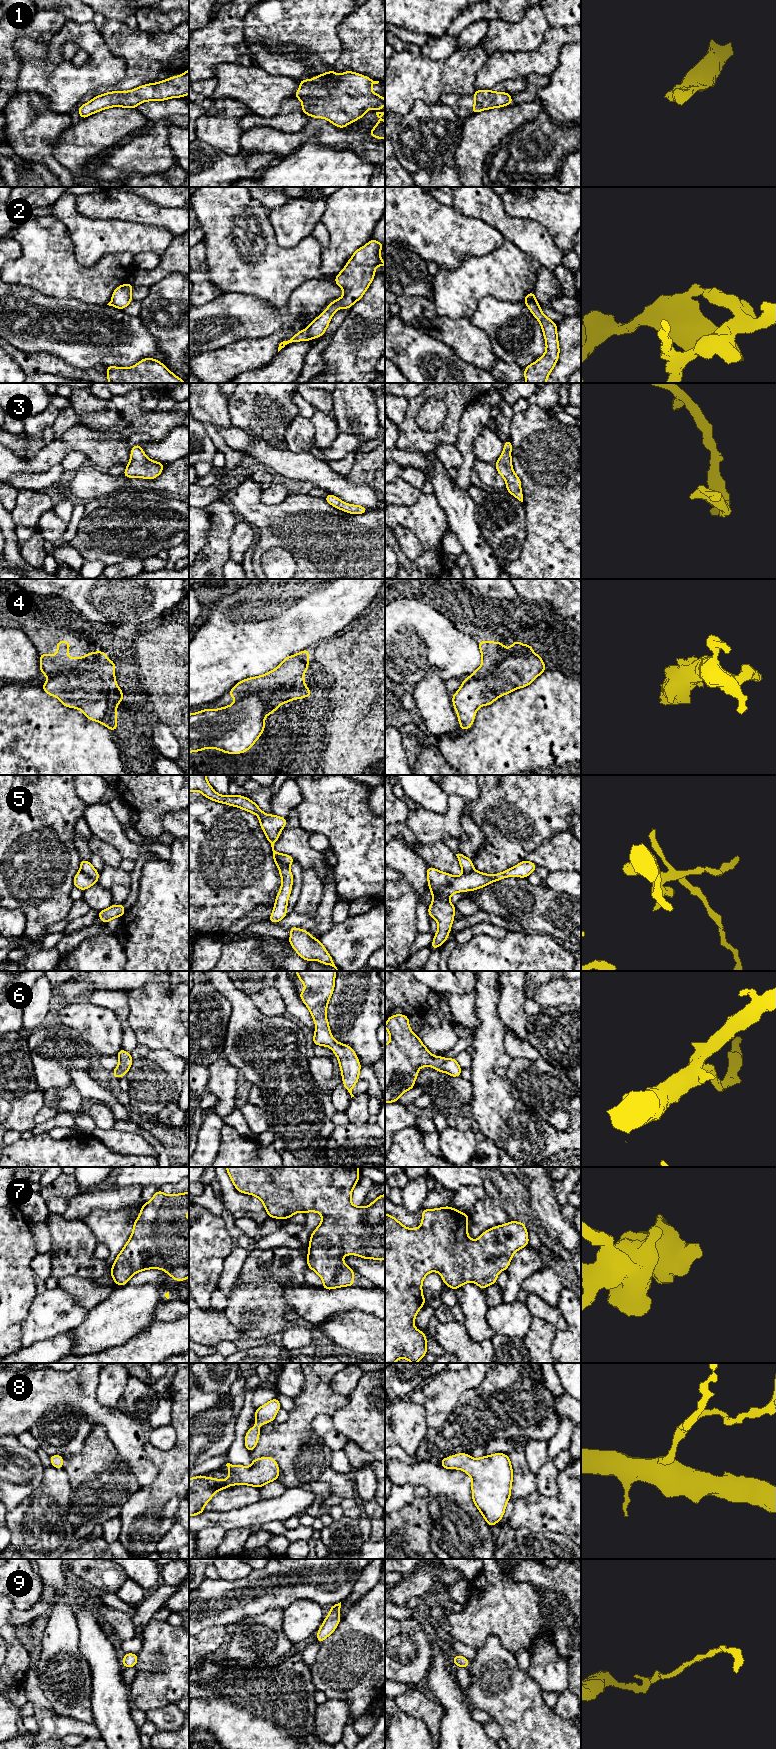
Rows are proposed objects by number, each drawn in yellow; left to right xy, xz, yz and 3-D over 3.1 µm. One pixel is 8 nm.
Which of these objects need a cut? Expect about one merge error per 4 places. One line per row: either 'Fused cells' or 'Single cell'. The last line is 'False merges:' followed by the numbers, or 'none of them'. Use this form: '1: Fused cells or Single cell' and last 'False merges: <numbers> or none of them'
1: Single cell
2: Fused cells
3: Single cell
4: Single cell
5: Fused cells
6: Single cell
7: Single cell
8: Single cell
9: Single cell
False merges: 2, 5

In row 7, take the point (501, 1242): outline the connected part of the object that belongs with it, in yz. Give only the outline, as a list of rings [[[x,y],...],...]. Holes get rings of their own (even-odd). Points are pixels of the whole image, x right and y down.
[[[453,1207],[423,1209],[421,1225],[409,1229],[385,1213],[385,1363],[394,1363],[399,1358],[417,1363],[427,1353],[427,1337],[414,1327],[414,1320],[426,1301],[422,1293],[422,1282],[428,1273],[438,1272],[444,1284],[453,1290],[468,1282],[475,1282],[484,1290],[497,1282],[501,1270],[508,1269],[513,1254],[529,1245],[528,1231],[523,1222],[510,1221],[495,1226],[484,1231],[477,1240],[472,1240],[468,1237],[468,1220],[468,1214]]]

